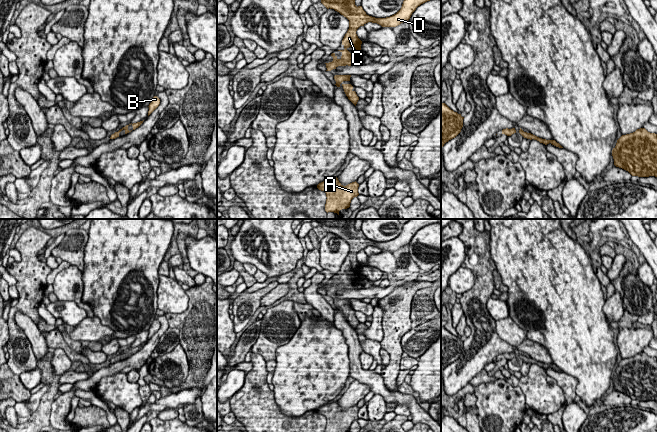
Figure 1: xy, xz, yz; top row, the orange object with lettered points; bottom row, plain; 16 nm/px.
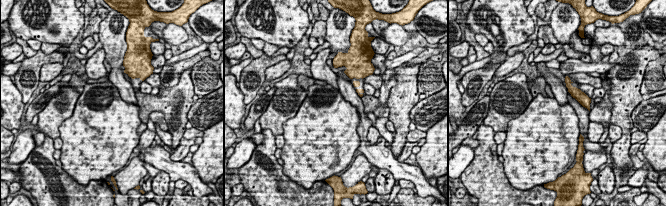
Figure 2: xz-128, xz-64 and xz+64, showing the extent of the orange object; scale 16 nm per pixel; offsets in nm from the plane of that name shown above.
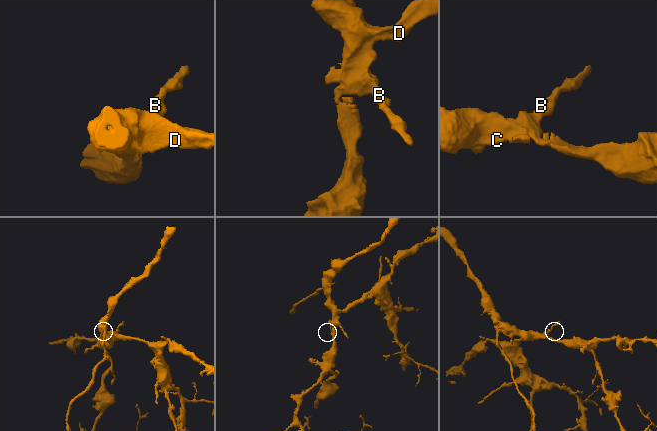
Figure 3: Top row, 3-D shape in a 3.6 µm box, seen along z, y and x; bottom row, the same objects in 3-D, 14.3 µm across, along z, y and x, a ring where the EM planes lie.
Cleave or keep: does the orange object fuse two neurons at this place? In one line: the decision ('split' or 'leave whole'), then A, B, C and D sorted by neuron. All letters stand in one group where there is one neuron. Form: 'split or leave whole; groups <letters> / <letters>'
leave whole; groups A B C D

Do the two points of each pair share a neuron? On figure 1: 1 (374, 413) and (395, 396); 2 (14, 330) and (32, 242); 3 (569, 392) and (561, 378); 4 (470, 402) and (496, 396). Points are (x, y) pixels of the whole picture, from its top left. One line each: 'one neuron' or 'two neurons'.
1: two neurons
2: one neuron
3: one neuron
4: two neurons

